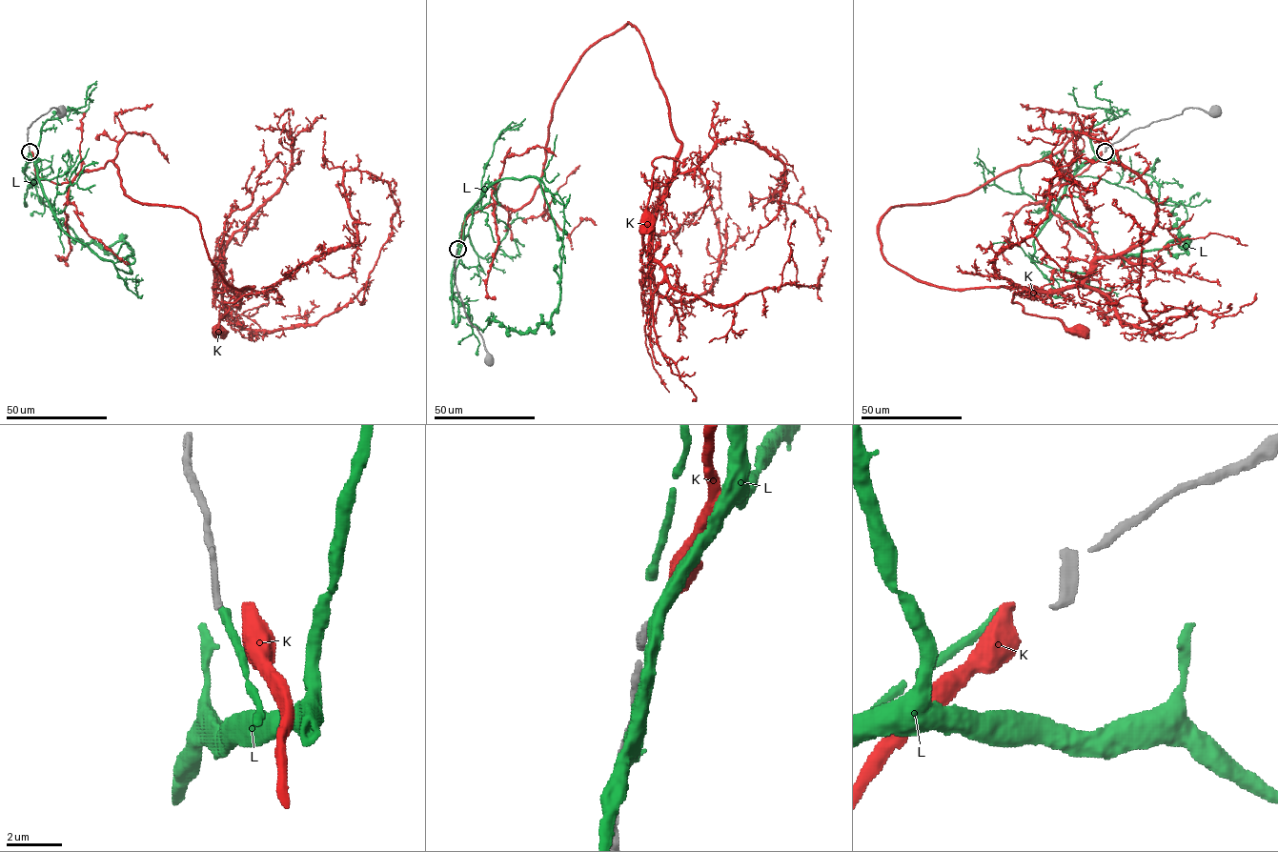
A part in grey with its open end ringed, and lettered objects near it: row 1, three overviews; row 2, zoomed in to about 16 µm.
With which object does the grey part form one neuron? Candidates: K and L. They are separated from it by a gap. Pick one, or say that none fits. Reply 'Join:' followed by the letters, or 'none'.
Join: L

